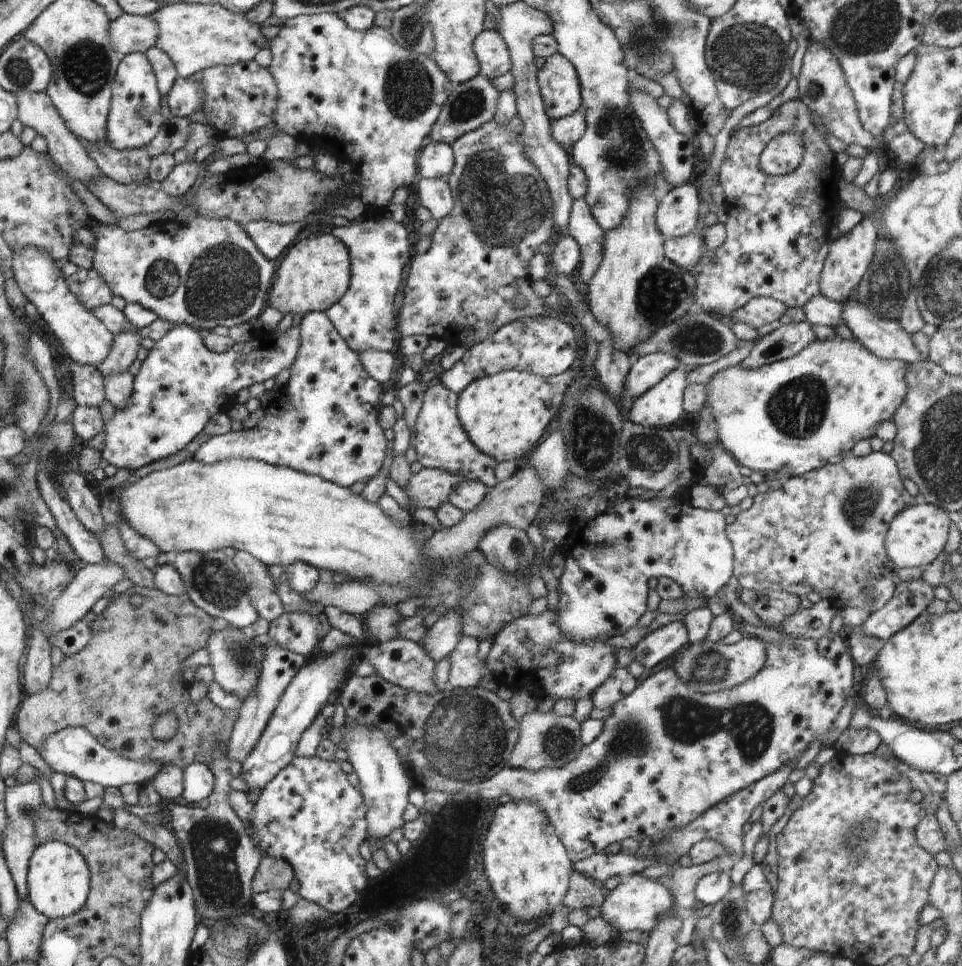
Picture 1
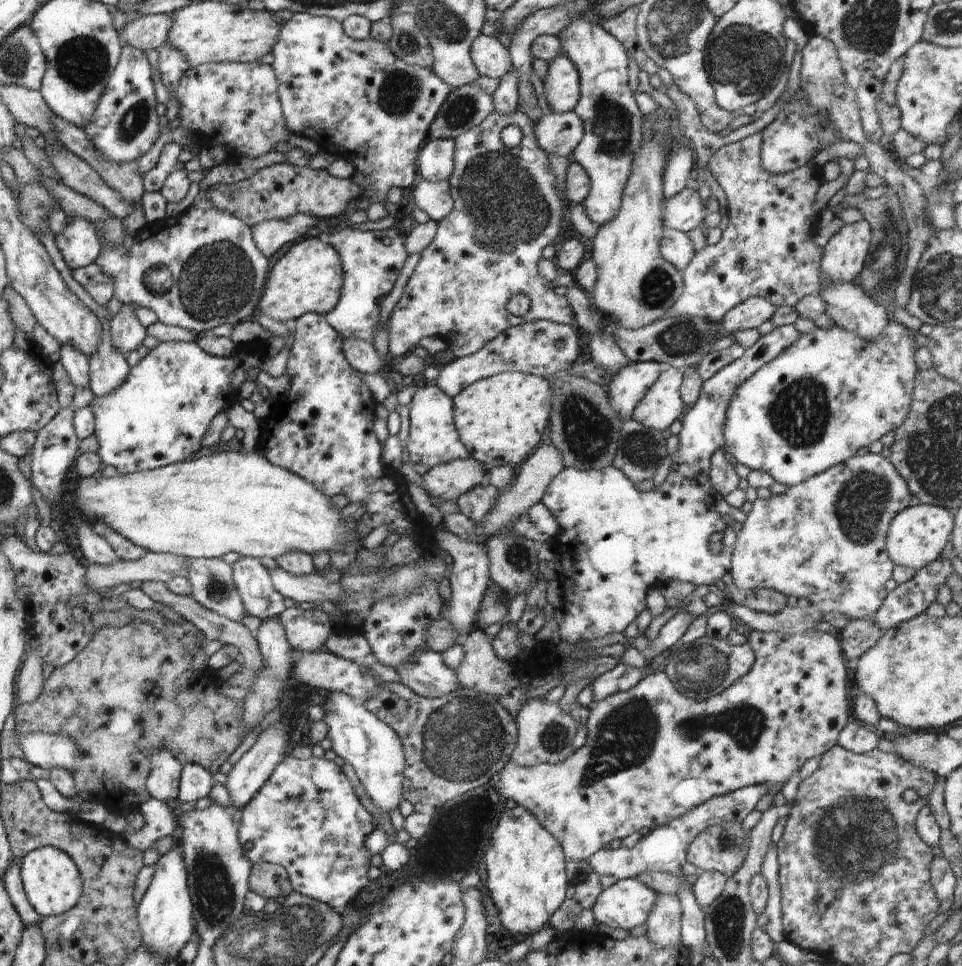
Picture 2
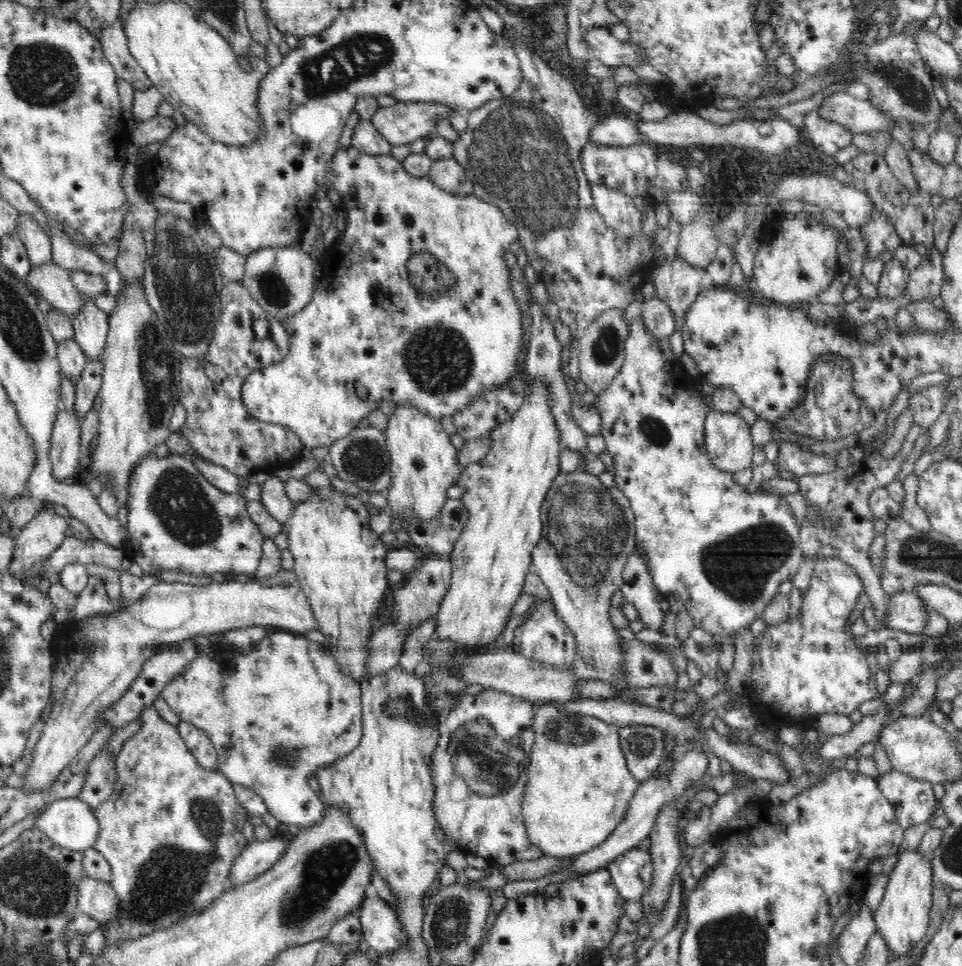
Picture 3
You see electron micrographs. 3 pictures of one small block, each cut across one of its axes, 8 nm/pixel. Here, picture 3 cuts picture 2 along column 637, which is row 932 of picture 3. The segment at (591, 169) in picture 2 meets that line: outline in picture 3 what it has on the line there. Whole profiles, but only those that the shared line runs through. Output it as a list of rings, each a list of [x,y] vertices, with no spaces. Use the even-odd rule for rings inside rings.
[[[153,704],[147,706],[144,709],[142,718],[142,726],[140,730],[130,737],[122,747],[122,750],[117,754],[114,765],[116,765],[116,786],[112,790],[112,794],[108,796],[108,800],[105,800],[103,804],[100,804],[99,808],[94,809],[94,816],[98,819],[100,832],[93,846],[111,866],[111,888],[116,892],[119,900],[119,913],[116,918],[113,918],[110,922],[100,923],[100,926],[104,930],[104,936],[106,937],[107,946],[112,946],[120,940],[134,940],[134,938],[140,938],[140,936],[148,936],[152,932],[158,930],[164,930],[164,928],[170,928],[183,916],[200,914],[203,910],[206,910],[210,904],[216,898],[220,898],[224,893],[231,888],[228,882],[228,876],[230,876],[230,870],[234,861],[242,851],[249,845],[248,841],[242,834],[242,828],[244,828],[244,822],[250,815],[244,811],[244,807],[238,803],[236,798],[233,782],[228,780],[224,773],[217,770],[208,770],[202,768],[197,758],[190,752],[190,749],[186,746],[183,738],[180,736],[178,727],[164,721]]]

